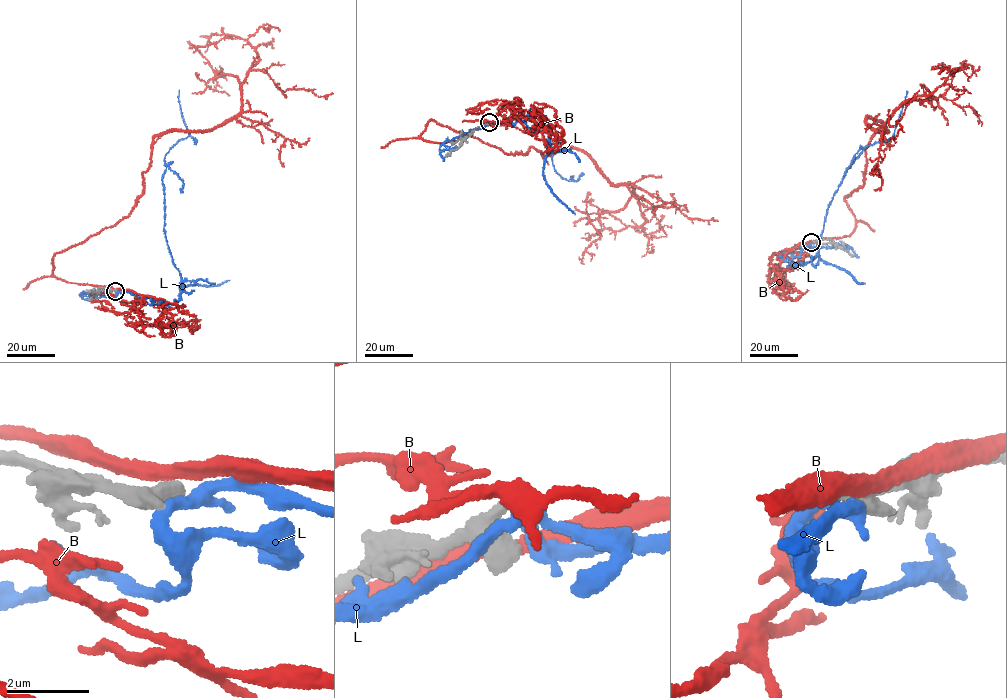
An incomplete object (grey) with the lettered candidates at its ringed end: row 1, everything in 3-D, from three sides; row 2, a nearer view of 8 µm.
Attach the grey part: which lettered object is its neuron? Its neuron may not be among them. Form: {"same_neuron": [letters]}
{"same_neuron": []}

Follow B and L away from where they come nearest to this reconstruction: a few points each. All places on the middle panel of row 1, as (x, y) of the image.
B: (489, 124), (420, 136), (431, 119), (506, 153), (583, 150), (633, 184), (646, 221), (584, 234)
L: (489, 122), (550, 132), (554, 169), (574, 176)

